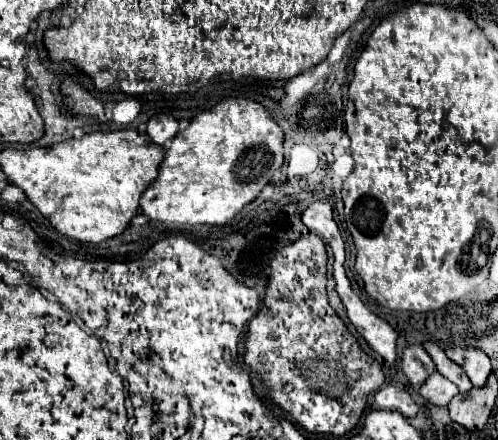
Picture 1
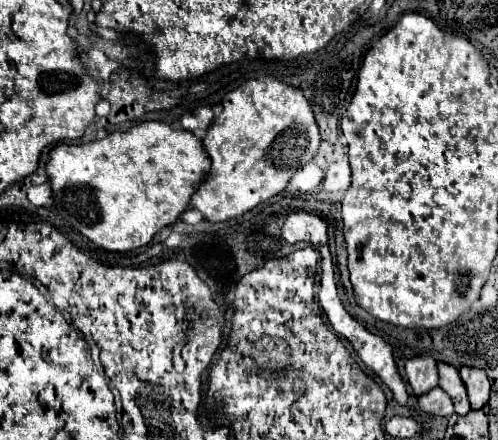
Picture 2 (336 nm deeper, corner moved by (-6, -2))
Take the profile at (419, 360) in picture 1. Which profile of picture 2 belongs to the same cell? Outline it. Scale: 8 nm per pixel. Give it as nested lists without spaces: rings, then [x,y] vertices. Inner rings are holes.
[[[428,354],[414,356],[406,362],[406,378],[408,384],[412,386],[416,396],[426,394],[434,386],[438,386],[438,370],[436,370],[436,360]]]

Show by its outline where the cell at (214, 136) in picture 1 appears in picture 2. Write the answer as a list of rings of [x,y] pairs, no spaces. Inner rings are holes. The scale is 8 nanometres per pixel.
[[[260,78],[260,80],[248,80],[246,84],[238,86],[236,90],[224,96],[222,112],[212,120],[202,144],[212,160],[212,166],[204,182],[192,194],[190,208],[198,210],[208,222],[224,222],[242,216],[244,212],[256,208],[260,202],[280,194],[286,188],[292,174],[306,162],[310,162],[312,156],[316,154],[320,146],[320,132],[312,108],[300,90],[276,78]]]

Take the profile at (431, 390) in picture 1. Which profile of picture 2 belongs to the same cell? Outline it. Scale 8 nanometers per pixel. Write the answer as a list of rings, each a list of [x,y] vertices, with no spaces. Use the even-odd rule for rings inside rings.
[[[440,386],[432,388],[428,394],[422,394],[418,398],[418,406],[434,416],[442,416],[442,418],[450,418],[454,414],[454,406],[452,400],[448,398],[448,394],[444,394],[444,390],[440,390]]]

